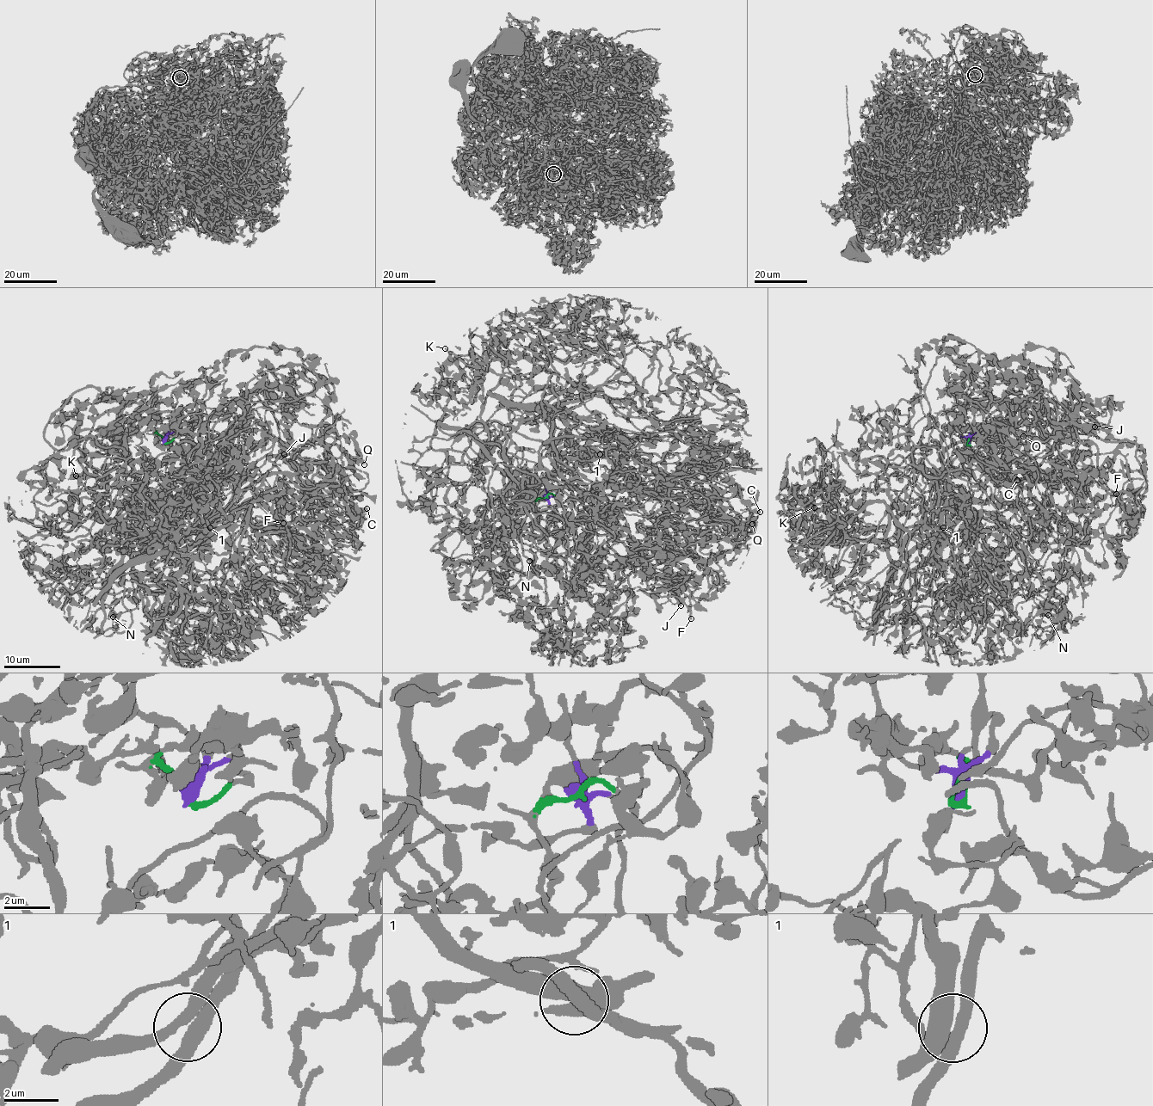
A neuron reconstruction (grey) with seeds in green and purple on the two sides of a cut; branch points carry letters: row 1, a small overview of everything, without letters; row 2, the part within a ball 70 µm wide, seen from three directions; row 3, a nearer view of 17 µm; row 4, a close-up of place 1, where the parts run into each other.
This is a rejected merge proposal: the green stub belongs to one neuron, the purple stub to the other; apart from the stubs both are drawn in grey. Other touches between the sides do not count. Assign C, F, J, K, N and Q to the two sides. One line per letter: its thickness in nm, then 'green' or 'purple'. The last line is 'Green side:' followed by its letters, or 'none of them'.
C: 500 nm | purple
F: 220 nm | green
J: 360 nm | purple
K: 200 nm | purple
N: 200 nm | purple
Q: 240 nm | purple
Green side: F

